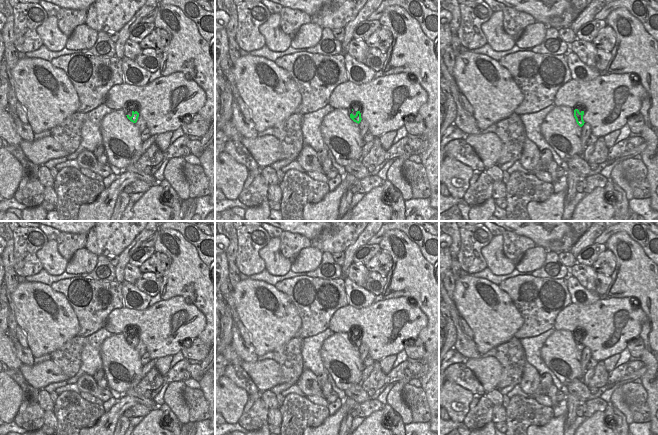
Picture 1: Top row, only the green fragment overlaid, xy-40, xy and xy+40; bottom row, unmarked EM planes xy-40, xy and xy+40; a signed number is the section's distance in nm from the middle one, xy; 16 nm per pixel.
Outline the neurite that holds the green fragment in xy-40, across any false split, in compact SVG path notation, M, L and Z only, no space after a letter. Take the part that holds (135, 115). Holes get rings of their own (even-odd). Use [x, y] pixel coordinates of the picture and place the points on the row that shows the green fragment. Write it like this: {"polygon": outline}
{"polygon": "M128 101L123 106L122 110L131 122L136 123L139 117L139 113L136 111L138 108L138 104Z"}

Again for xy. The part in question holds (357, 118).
{"polygon": "M352 104L350 107L347 108L348 110L348 113L349 113L349 116L350 118L356 122L356 123L360 123L362 118L361 118L361 113L360 111L356 111L355 109L357 108L358 106Z"}

